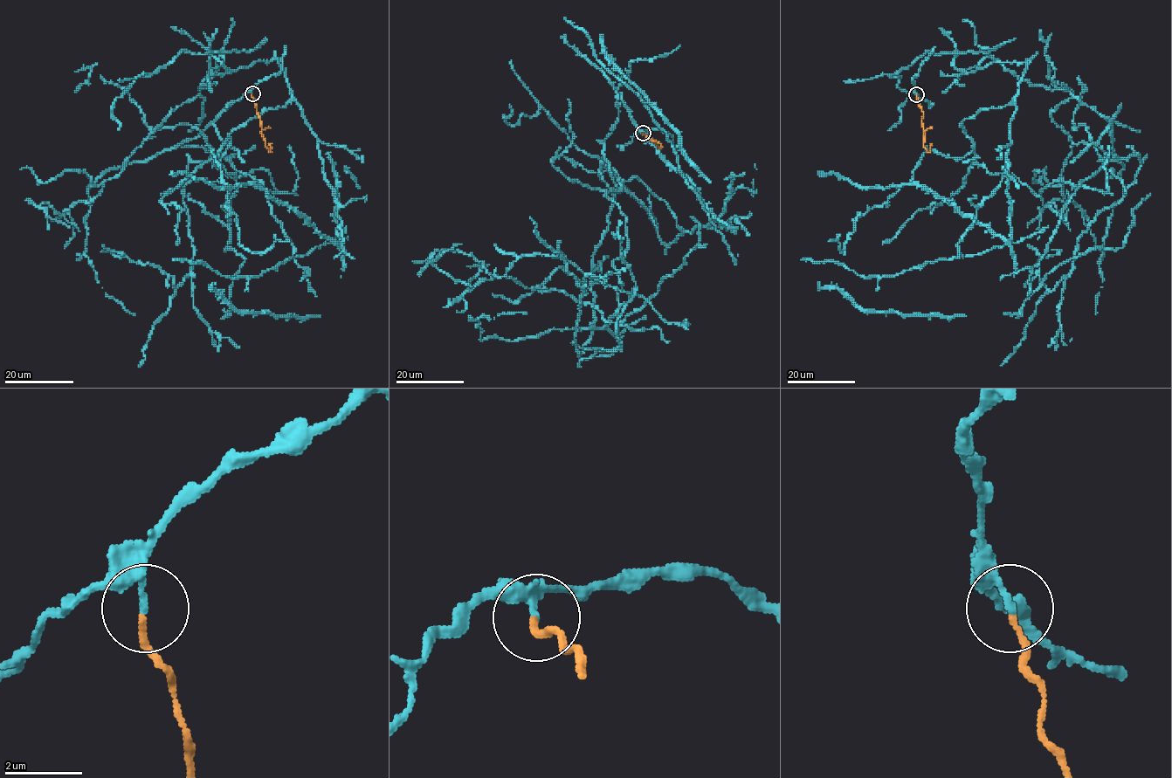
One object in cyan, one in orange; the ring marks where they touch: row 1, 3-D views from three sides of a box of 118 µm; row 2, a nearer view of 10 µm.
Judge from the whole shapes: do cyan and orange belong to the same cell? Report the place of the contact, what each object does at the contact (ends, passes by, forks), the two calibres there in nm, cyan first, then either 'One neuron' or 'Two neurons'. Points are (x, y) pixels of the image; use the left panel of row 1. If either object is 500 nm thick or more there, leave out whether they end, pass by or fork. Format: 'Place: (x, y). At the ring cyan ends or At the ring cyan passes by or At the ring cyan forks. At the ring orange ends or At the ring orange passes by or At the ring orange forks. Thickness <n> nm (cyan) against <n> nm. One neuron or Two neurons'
Place: (252, 93). At the ring cyan ends. At the ring orange ends. Thickness 160 nm (cyan) against 140 nm. Two neurons

